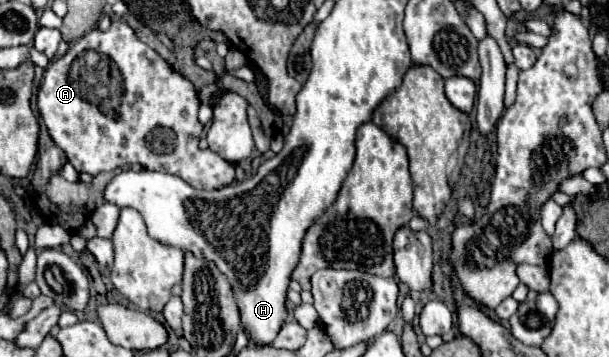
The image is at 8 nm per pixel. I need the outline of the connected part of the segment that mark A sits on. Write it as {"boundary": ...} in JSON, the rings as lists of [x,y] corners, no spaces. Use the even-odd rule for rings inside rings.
{"boundary":[[[112,22],[108,32],[94,28],[70,50],[46,66],[38,92],[38,110],[52,140],[66,152],[76,172],[108,172],[126,164],[140,164],[146,170],[158,170],[180,176],[200,190],[216,190],[234,182],[234,164],[212,150],[200,150],[198,140],[204,126],[198,122],[200,100],[190,80],[174,72],[150,46],[140,42],[134,30],[124,22]]]}

